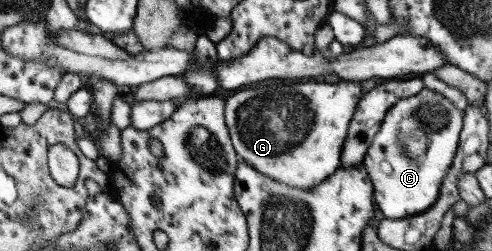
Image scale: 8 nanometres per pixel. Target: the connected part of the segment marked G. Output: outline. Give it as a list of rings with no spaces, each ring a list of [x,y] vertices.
[[[297,82],[275,88],[237,90],[225,101],[225,121],[239,160],[275,182],[309,190],[341,166],[341,150],[361,100],[360,82]]]

